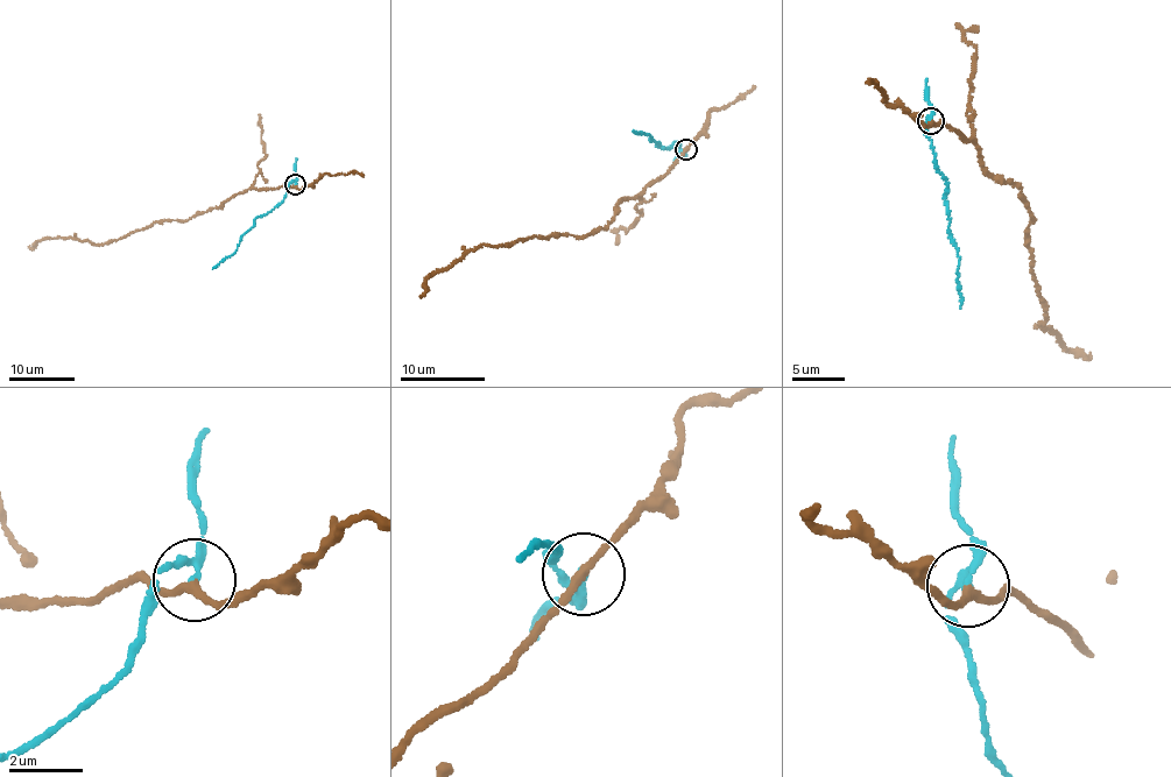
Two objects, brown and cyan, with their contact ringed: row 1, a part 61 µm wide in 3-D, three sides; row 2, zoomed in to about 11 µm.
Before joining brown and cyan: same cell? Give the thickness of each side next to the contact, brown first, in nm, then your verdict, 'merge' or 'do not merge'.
200/120 nm | do not merge

